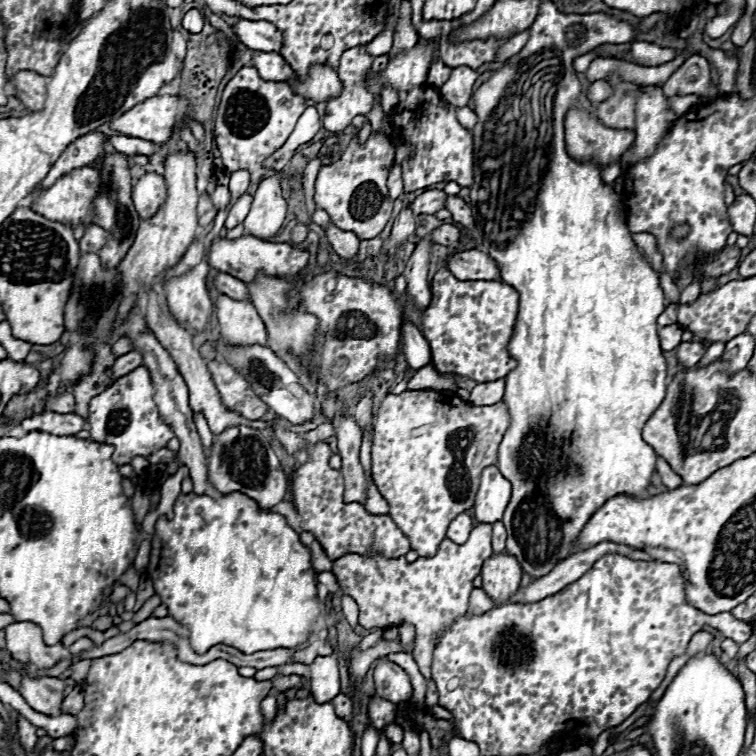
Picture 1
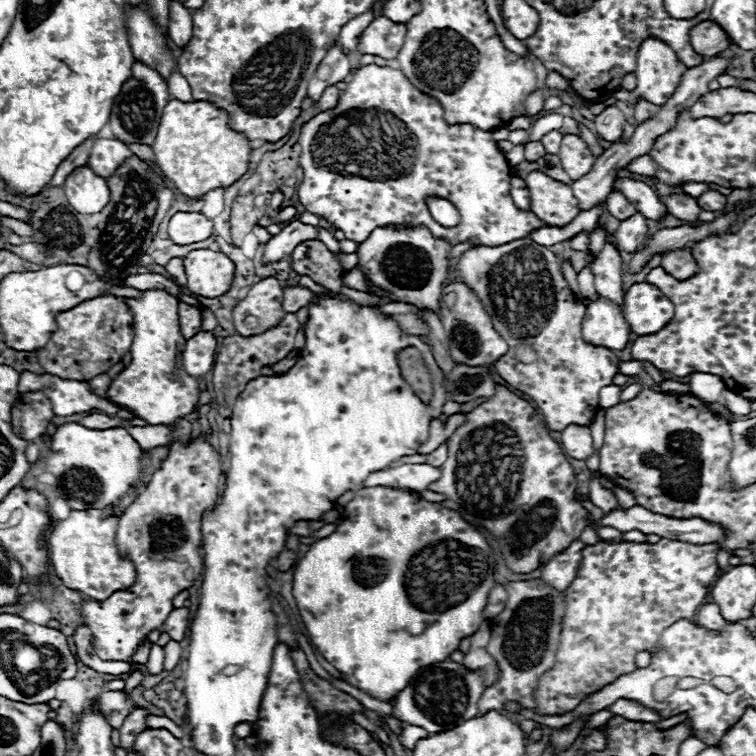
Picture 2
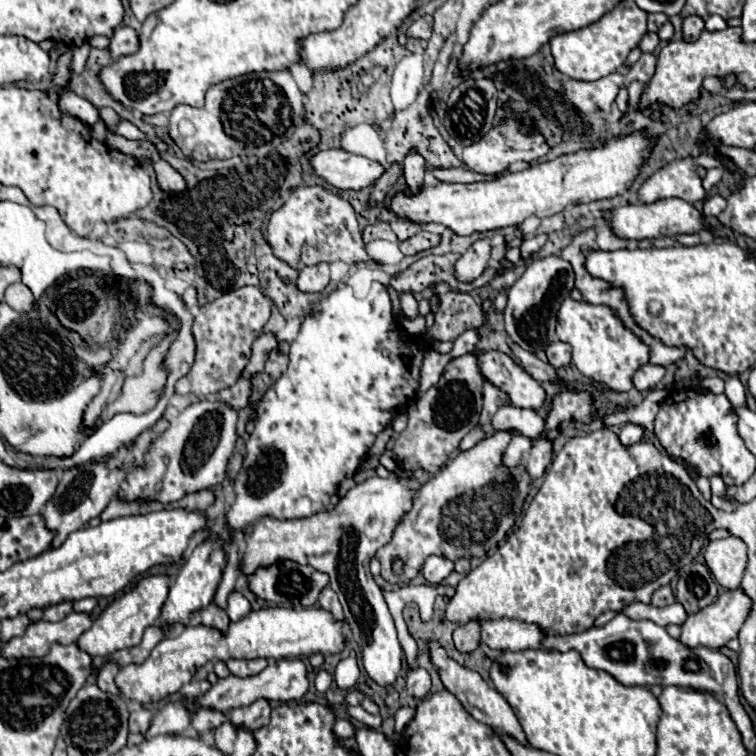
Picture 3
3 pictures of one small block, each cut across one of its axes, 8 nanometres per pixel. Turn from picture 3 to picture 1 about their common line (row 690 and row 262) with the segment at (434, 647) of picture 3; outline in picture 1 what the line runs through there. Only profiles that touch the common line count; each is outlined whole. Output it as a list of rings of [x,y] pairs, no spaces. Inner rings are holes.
[[[466,250],[454,254],[448,262],[450,272],[458,280],[496,280],[498,278],[498,264],[480,250]]]

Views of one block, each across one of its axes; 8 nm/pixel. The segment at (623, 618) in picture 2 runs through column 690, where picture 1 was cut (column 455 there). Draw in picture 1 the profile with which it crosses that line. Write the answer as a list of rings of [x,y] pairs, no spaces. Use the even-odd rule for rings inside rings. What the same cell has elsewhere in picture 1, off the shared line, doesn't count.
[[[478,524],[470,538],[464,544],[454,544],[444,540],[438,548],[436,556],[418,558],[416,562],[406,562],[402,558],[368,558],[360,554],[348,554],[334,562],[332,572],[342,586],[344,594],[352,596],[360,606],[360,626],[364,628],[388,628],[400,626],[404,622],[414,624],[416,628],[416,644],[414,644],[414,660],[420,666],[420,672],[427,681],[425,702],[428,707],[438,704],[437,687],[430,680],[430,662],[436,646],[434,636],[440,636],[444,628],[452,624],[458,616],[468,610],[468,598],[472,592],[472,582],[480,574],[486,558],[492,556],[492,524]]]

